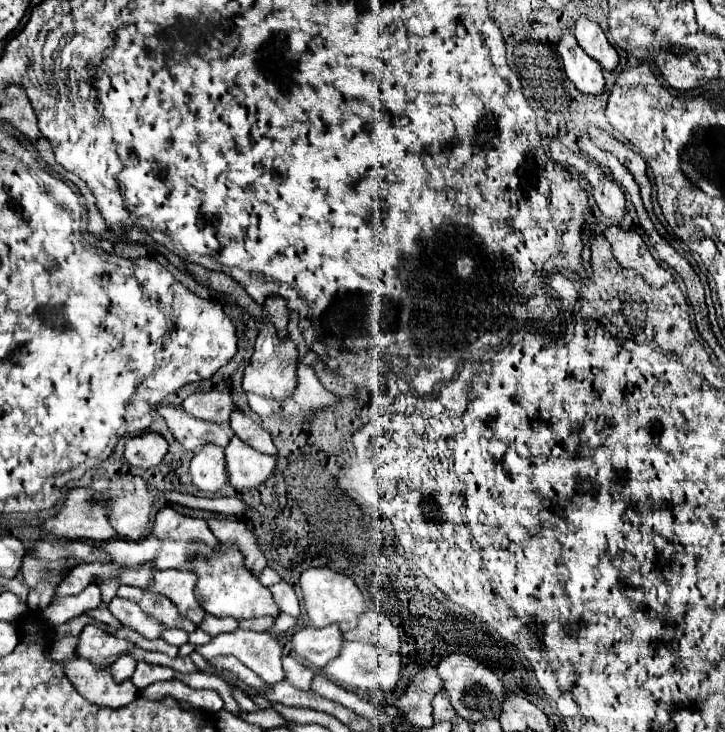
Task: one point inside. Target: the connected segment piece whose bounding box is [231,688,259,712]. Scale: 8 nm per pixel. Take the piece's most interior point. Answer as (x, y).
(246, 704)

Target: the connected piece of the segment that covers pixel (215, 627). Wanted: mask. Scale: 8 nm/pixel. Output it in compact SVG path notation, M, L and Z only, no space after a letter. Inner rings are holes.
M205 614L203 626L199 626L201 630L205 630L209 636L219 636L221 632L231 632L239 628L239 622L235 618L217 618L211 614Z

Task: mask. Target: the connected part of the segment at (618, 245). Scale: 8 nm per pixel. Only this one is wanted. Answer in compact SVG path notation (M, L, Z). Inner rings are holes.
M611 226L605 232L605 238L613 246L613 254L623 268L631 268L643 276L643 280L653 288L663 288L673 282L673 274L665 270L649 252L643 238L633 230L623 230L619 226Z

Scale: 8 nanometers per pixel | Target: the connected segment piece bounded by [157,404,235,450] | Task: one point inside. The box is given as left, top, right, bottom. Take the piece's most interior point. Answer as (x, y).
(190, 431)

